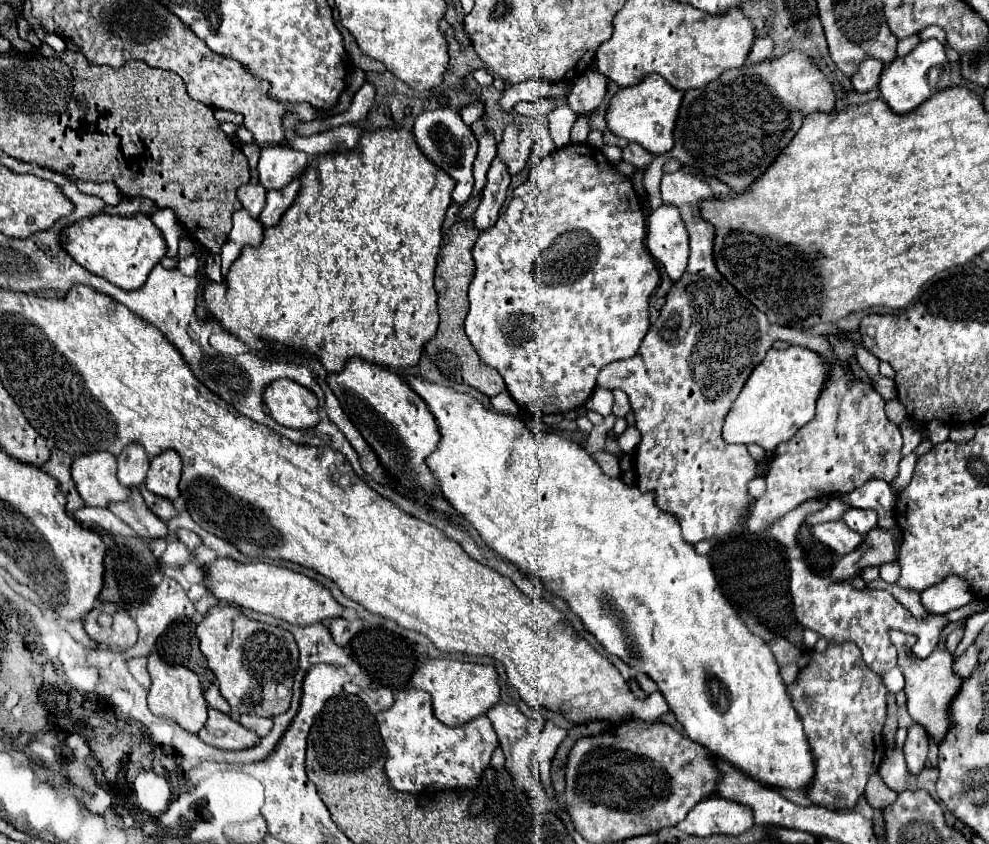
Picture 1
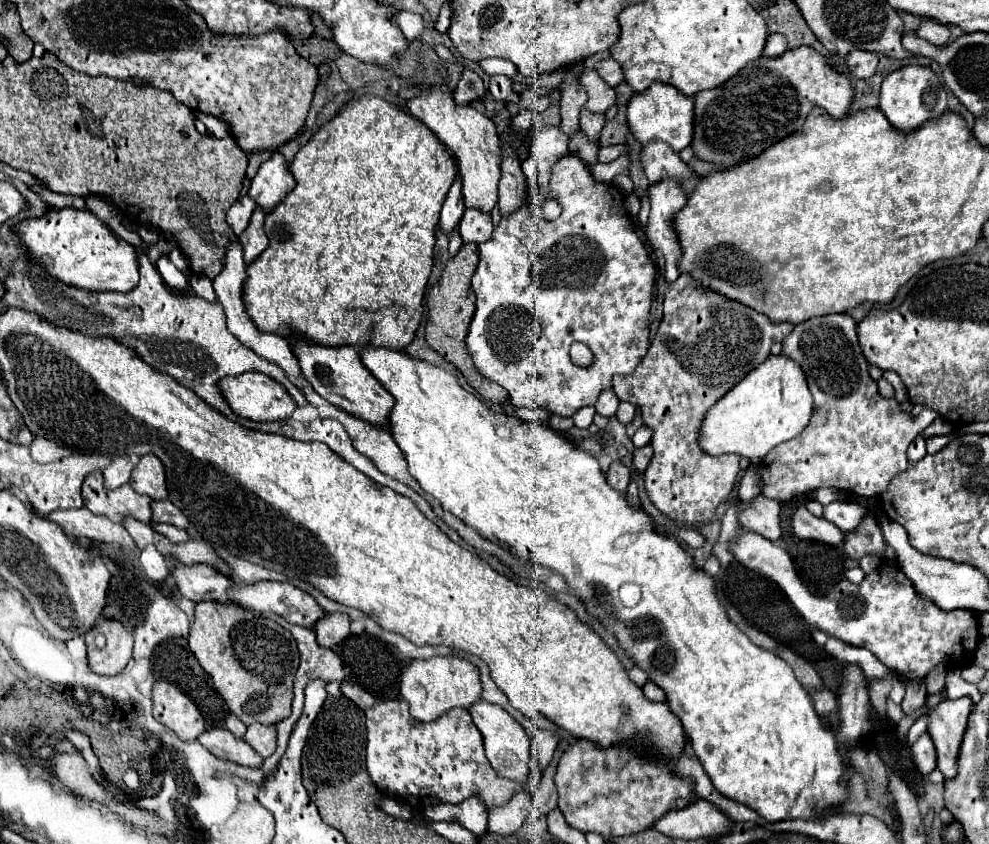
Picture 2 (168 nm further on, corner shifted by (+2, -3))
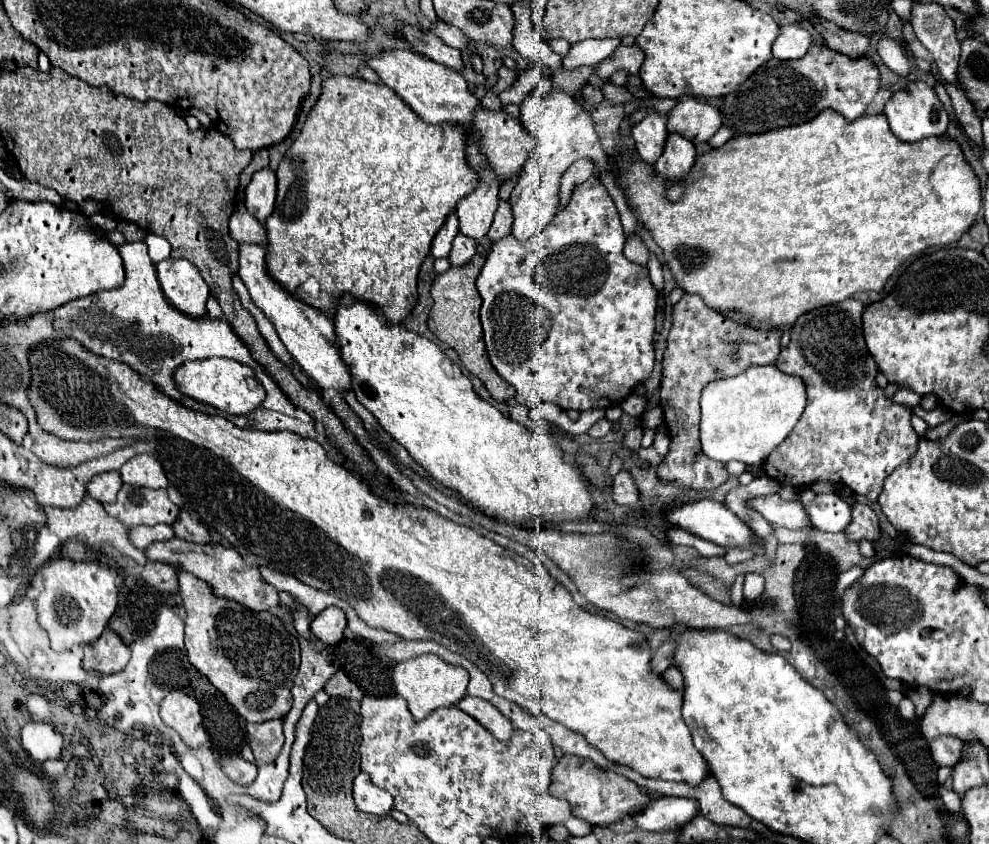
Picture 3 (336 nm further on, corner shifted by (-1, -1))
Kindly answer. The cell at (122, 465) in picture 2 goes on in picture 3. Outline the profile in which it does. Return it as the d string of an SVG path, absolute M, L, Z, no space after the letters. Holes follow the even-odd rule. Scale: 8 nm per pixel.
M108 471L102 475L96 475L92 483L88 485L88 495L102 503L112 503L116 499L116 493L122 487L122 477L118 471Z

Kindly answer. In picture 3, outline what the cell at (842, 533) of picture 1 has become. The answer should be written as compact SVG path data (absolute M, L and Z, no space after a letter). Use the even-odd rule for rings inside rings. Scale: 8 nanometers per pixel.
M772 495L766 499L754 499L750 505L760 511L770 523L786 527L786 529L806 529L810 527L810 515L798 501L784 501L780 495Z

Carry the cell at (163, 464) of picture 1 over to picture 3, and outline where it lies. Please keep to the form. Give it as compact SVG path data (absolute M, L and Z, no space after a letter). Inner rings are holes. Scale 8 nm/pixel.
M150 453L132 457L128 463L122 465L120 475L126 485L138 485L138 487L148 487L148 489L168 487L168 479L164 475L162 463Z

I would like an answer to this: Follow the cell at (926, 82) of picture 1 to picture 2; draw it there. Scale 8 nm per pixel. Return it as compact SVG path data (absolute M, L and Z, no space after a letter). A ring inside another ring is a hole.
M907 65L885 77L881 87L879 109L899 133L911 133L923 123L939 119L947 111L947 91L929 67Z

